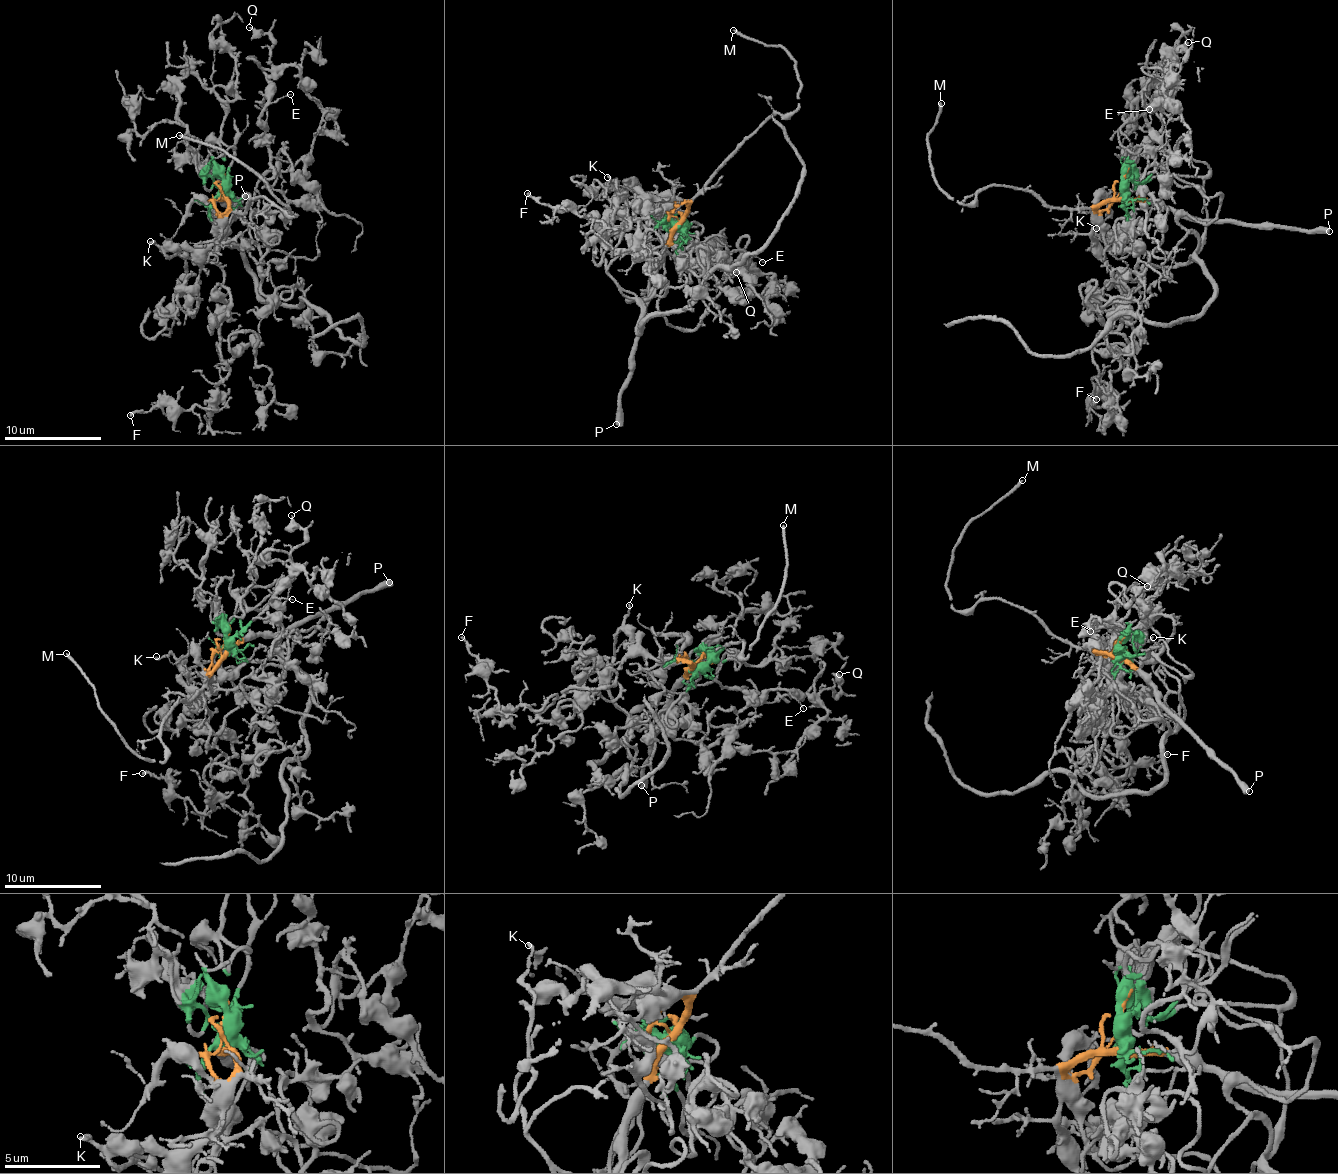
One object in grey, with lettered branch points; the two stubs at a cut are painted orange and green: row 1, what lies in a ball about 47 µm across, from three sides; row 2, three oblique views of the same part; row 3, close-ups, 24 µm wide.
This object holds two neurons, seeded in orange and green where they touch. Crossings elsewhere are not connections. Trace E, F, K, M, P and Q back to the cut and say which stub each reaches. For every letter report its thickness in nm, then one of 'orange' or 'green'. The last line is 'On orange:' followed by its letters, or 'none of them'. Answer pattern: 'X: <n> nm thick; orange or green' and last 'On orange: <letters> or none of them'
E: 100 nm thick; green
F: 220 nm thick; green
K: 140 nm thick; green
M: 240 nm thick; orange
P: 550 nm thick; orange
Q: 180 nm thick; green
On orange: M, P

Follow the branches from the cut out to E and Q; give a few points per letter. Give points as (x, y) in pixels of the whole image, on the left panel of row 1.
E: (220, 189), (227, 178), (215, 170), (222, 237), (236, 200), (245, 207), (275, 174), (262, 113), (290, 94)
Q: (220, 189), (215, 170), (222, 237), (236, 200), (275, 174), (272, 43), (248, 28)

